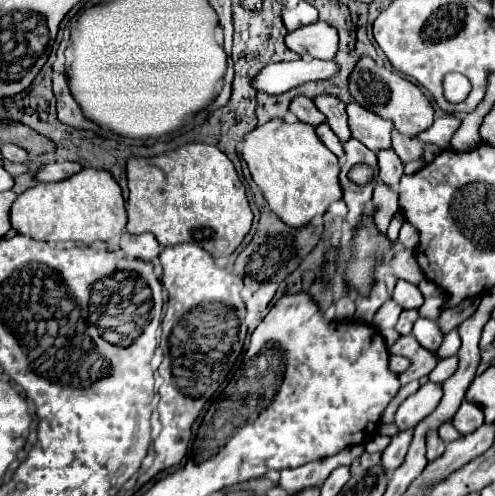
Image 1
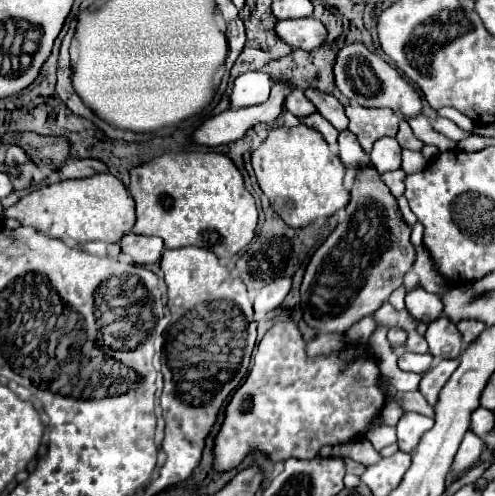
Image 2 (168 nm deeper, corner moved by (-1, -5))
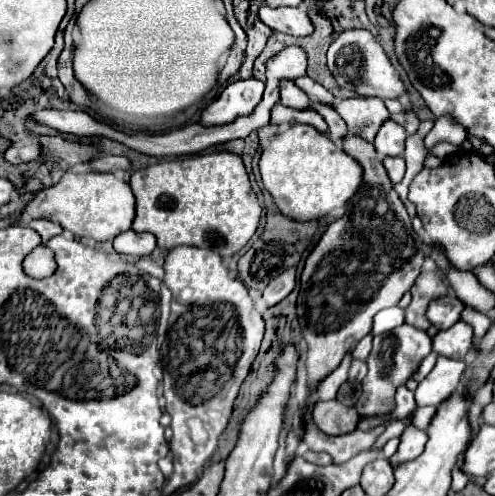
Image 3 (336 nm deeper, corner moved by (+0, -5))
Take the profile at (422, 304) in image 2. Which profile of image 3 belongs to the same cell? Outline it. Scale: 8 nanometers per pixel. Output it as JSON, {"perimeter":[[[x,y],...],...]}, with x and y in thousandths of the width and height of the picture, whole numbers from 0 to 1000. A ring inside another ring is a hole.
{"perimeter":[[[899,595],[887,603],[875,603],[863,619],[863,643],[883,663],[903,663],[919,647],[927,647],[927,631],[935,623],[935,607],[927,607],[919,595]]]}

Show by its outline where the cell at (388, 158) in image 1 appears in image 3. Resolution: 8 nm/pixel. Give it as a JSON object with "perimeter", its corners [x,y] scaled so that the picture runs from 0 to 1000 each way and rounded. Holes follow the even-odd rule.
{"perimeter":[[[790,240],[778,244],[778,252],[766,260],[758,288],[754,288],[766,321],[814,313],[818,280],[822,280],[822,272],[818,272],[818,260],[810,252],[798,252],[798,244],[790,244]]]}

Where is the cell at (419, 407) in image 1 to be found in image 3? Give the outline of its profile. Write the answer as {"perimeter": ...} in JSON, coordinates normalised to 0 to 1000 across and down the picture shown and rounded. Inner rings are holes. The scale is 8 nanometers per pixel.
{"perimeter":[[[826,857],[814,877],[806,881],[810,893],[806,893],[806,905],[802,913],[790,921],[790,938],[798,942],[802,933],[818,933],[818,929],[830,929],[838,921],[846,921],[855,913],[855,901],[863,893],[863,873],[842,865],[838,857]]]}

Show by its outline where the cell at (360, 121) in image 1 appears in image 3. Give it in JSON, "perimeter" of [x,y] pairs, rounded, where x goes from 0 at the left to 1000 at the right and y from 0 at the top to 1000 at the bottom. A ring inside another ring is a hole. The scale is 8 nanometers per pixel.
{"perimeter":[[[713,196],[677,212],[677,224],[701,248],[705,268],[754,288],[766,256],[786,240],[786,224],[770,200]]]}

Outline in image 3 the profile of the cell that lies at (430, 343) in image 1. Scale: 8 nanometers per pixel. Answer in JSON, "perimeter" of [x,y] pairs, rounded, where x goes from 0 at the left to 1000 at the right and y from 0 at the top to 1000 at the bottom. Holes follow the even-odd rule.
{"perimeter":[[[923,647],[915,659],[887,667],[883,675],[871,679],[875,692],[875,712],[907,724],[935,728],[952,704],[956,688],[956,663],[939,647]]]}

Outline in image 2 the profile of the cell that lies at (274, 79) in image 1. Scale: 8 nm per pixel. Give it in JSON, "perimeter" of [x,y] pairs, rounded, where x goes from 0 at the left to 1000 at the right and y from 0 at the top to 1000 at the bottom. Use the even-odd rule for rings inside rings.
{"perimeter":[[[501,143],[473,159],[473,179],[465,188],[465,216],[505,216],[525,212],[541,200],[549,163],[529,143]]]}

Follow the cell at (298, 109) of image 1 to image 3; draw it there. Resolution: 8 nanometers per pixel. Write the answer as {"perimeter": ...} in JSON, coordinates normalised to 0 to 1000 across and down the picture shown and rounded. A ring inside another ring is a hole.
{"perimeter":[[[572,163],[564,208],[576,212],[576,216],[588,216],[588,220],[620,220],[624,196],[592,163]]]}

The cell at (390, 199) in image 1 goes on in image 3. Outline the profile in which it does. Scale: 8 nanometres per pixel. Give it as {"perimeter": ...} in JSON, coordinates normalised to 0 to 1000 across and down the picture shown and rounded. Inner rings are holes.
{"perimeter":[[[778,317],[778,321],[774,321],[774,333],[778,333],[778,341],[782,341],[782,353],[786,353],[790,369],[794,369],[794,373],[810,369],[814,349],[818,349],[818,325],[814,325],[814,317],[790,317],[790,321]]]}

